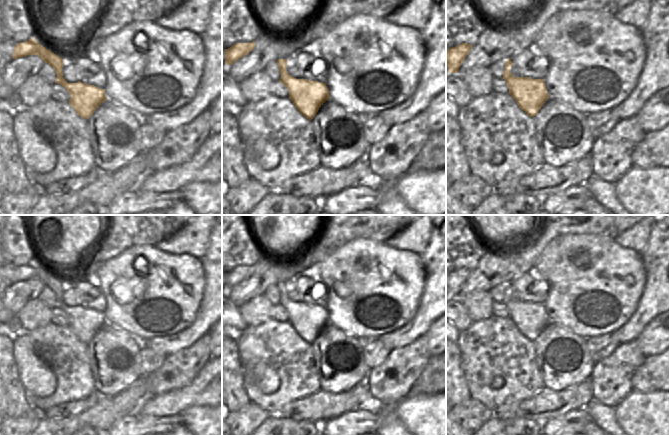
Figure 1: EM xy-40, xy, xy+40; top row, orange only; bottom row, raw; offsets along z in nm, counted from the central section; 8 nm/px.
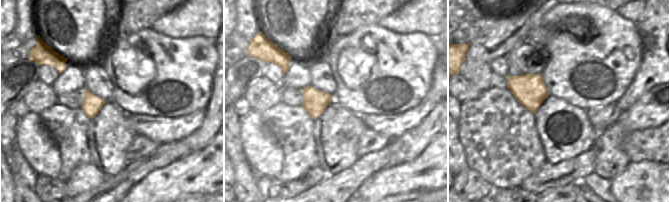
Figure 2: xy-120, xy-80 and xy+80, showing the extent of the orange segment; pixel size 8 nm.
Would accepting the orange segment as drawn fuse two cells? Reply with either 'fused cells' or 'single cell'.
single cell

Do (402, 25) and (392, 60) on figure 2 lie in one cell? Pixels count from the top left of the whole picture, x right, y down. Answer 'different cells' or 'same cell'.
different cells

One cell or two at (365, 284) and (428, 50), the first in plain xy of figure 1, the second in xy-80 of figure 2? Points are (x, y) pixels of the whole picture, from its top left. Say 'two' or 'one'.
one

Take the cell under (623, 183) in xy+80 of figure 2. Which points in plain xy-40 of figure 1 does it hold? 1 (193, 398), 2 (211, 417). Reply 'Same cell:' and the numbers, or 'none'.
Same cell: 2

